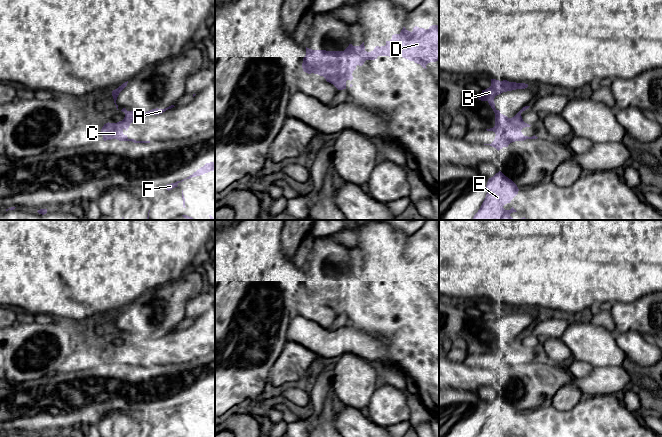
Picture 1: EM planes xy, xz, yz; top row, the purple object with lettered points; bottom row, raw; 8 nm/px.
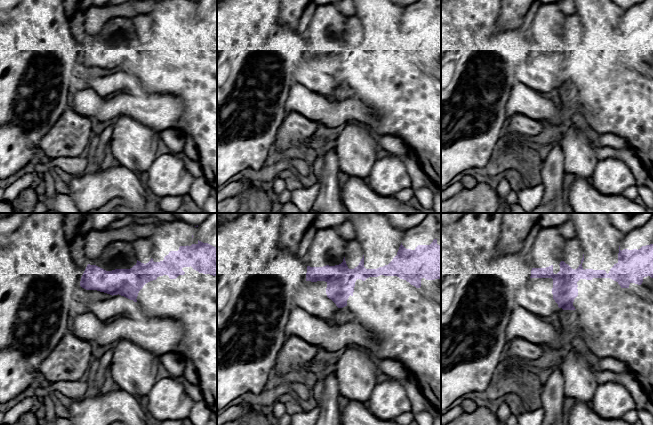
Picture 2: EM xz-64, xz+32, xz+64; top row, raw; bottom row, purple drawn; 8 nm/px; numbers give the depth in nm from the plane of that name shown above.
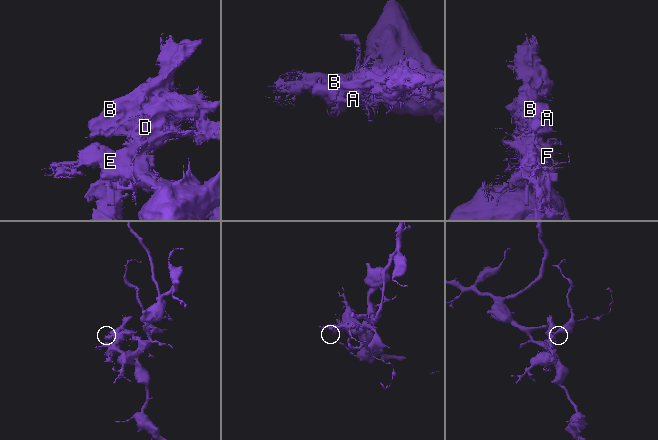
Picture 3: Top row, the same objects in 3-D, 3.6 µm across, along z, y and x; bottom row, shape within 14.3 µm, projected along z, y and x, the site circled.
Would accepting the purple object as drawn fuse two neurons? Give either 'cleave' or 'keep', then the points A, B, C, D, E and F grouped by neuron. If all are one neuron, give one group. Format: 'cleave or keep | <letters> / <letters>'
keep | A B C D E F

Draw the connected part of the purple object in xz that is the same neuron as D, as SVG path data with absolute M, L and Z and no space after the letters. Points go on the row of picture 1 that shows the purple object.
M432 25L427 30L415 26L413 31L405 27L399 34L392 35L385 46L376 46L373 51L365 50L364 42L360 46L349 46L344 51L312 50L306 47L303 58L303 71L323 76L338 90L346 89L346 81L352 80L356 66L362 66L366 60L375 60L378 56L401 56L420 64L423 68L430 62L439 60L439 26Z

